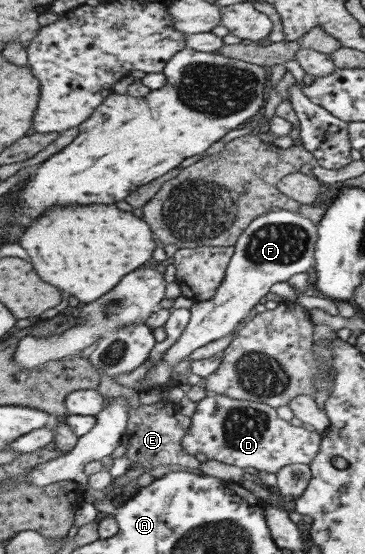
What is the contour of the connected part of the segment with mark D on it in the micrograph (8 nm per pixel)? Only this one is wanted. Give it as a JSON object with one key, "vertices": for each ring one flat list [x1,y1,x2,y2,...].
{"vertices":[[217,394,207,396,197,402,192,415,192,427,184,440,186,453,204,454,208,459,245,469,253,467,275,474,283,465,301,463,309,465,318,453,320,435,301,427,293,427,279,419,276,409,264,402,238,400]]}

